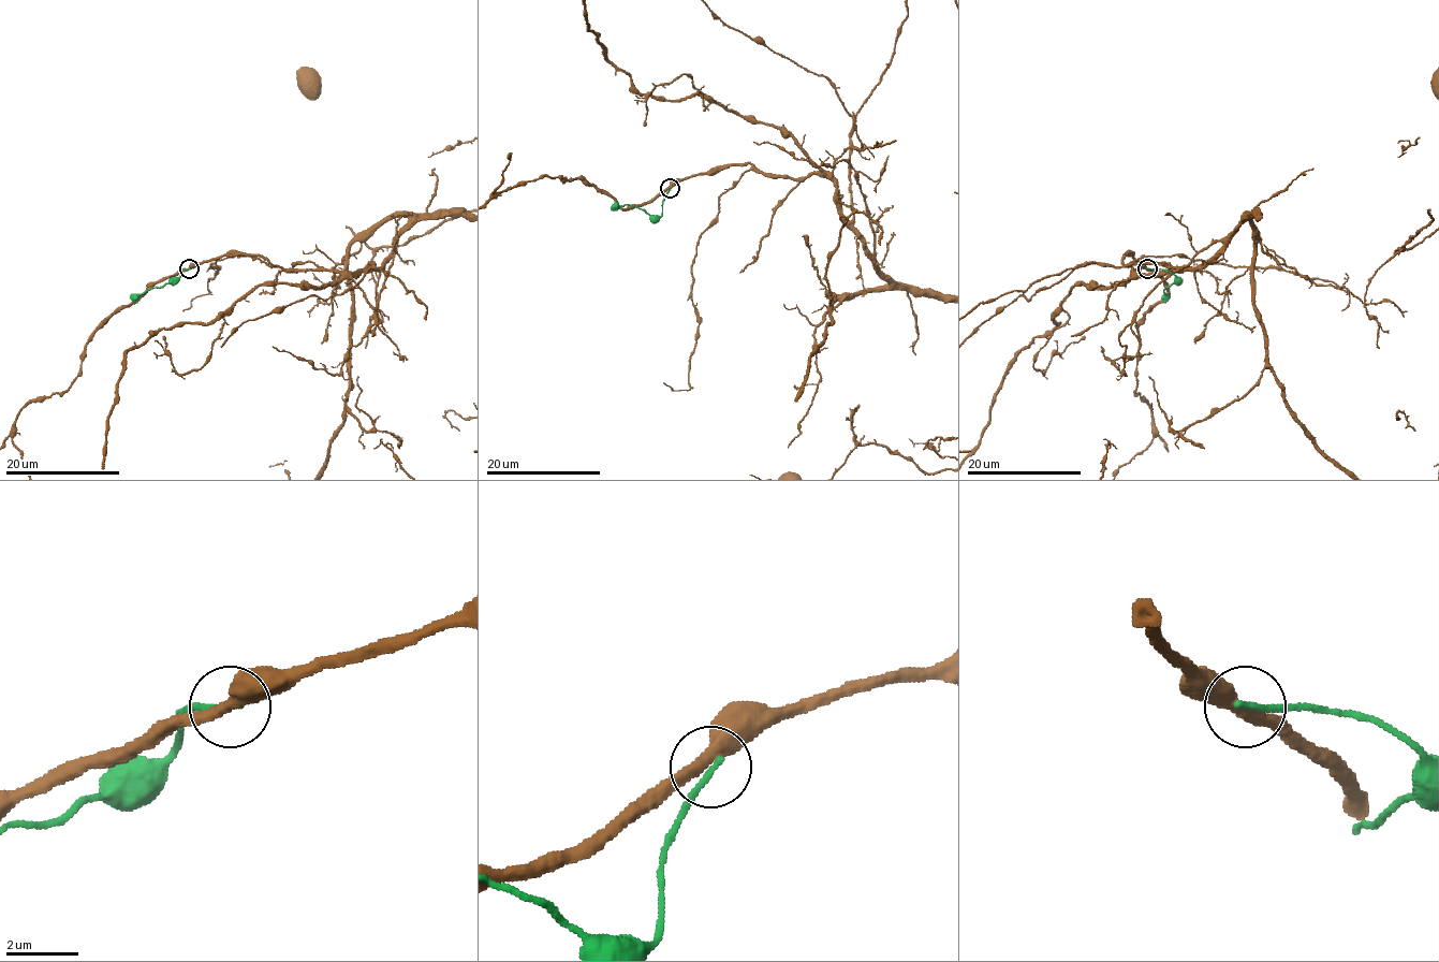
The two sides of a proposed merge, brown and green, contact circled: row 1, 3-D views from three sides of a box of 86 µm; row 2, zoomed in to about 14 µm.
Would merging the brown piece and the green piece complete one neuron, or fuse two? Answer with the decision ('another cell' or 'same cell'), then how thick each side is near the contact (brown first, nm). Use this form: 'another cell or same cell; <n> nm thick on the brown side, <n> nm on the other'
another cell; 360 nm thick on the brown side, 190 nm on the other

